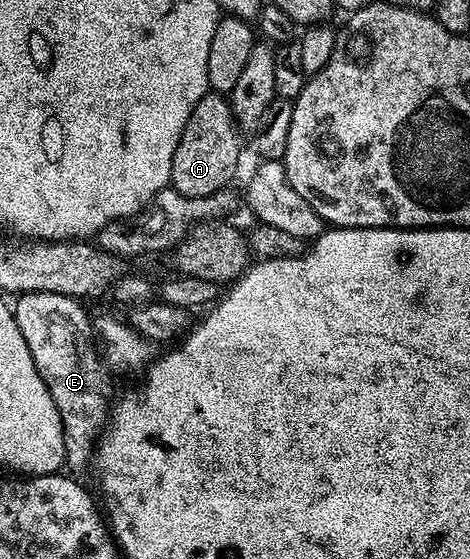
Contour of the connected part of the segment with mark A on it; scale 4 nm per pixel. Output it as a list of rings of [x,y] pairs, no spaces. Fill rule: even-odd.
[[[210,92],[195,104],[183,136],[175,148],[175,160],[171,160],[169,186],[188,198],[212,198],[233,178],[241,162],[241,138],[239,127],[233,120],[233,110],[224,94]]]

